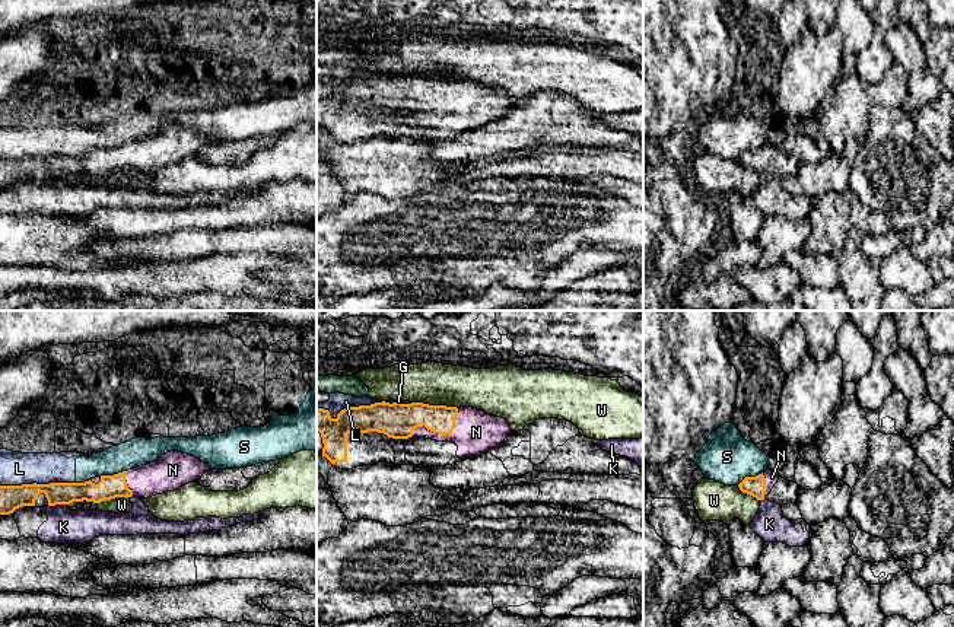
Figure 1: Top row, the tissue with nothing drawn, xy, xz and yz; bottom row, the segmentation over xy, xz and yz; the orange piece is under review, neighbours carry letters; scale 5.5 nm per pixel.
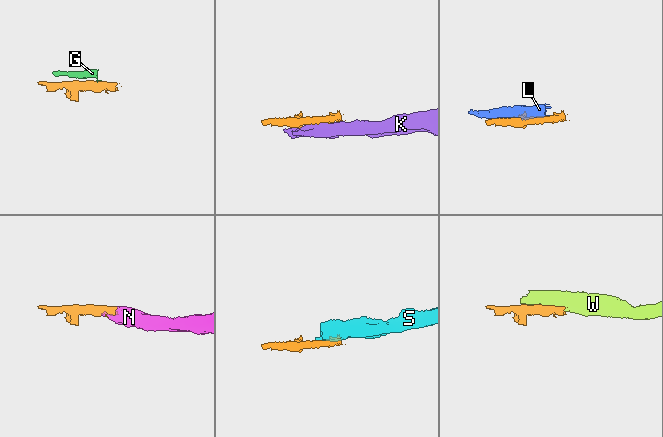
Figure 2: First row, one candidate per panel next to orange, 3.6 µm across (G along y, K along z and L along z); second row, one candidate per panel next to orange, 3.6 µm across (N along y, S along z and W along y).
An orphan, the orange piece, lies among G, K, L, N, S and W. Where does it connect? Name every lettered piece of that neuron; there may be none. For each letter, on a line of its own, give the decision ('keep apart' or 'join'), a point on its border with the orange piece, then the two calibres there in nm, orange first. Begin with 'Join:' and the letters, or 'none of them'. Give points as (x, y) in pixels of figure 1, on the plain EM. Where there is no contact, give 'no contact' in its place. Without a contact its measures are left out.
Join: N
G: keep apart | xz (406, 78) | 200/20 nm
K: keep apart | xy (57, 177) | 130/190 nm
L: keep apart | xz (355, 80) | 200/100 nm
N: join | xz (442, 107) | 190/240 nm
S: keep apart | xy (114, 148) | 130/160 nm
W: keep apart | xz (435, 79) | 200/240 nm

